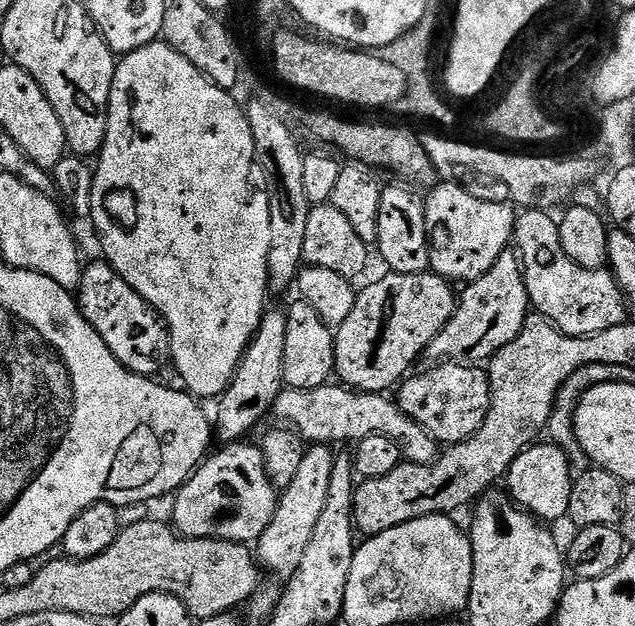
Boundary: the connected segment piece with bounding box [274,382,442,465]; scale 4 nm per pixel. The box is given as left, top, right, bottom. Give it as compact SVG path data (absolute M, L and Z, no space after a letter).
M336 382L320 388L285 387L276 400L274 416L285 420L284 424L309 445L351 445L371 436L385 436L396 443L407 463L435 464L442 452L441 445L425 428L418 426L414 418L404 413L395 399L388 398L375 392L358 392Z

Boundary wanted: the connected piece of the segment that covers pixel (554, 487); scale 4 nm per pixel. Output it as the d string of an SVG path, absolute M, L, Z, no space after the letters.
M533 443L531 448L525 448L523 454L519 456L511 468L508 469L506 477L506 488L513 500L524 509L525 512L531 512L537 520L541 522L552 522L548 520L564 520L568 515L570 506L570 494L574 483L574 475L571 466L568 464L567 454L564 453L559 443L540 444Z

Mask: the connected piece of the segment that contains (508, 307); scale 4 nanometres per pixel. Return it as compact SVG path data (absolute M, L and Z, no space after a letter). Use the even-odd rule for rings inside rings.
M515 251L504 252L498 258L498 262L494 262L494 266L490 266L490 270L486 275L471 281L465 288L468 289L462 292L459 297L458 307L450 322L428 347L426 356L427 359L432 359L432 362L479 365L481 362L491 360L495 352L502 350L502 346L509 344L524 329L524 322L530 315L530 301L524 280L524 265L521 257Z

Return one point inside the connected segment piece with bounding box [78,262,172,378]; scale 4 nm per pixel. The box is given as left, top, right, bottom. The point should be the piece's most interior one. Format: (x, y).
(133, 331)

